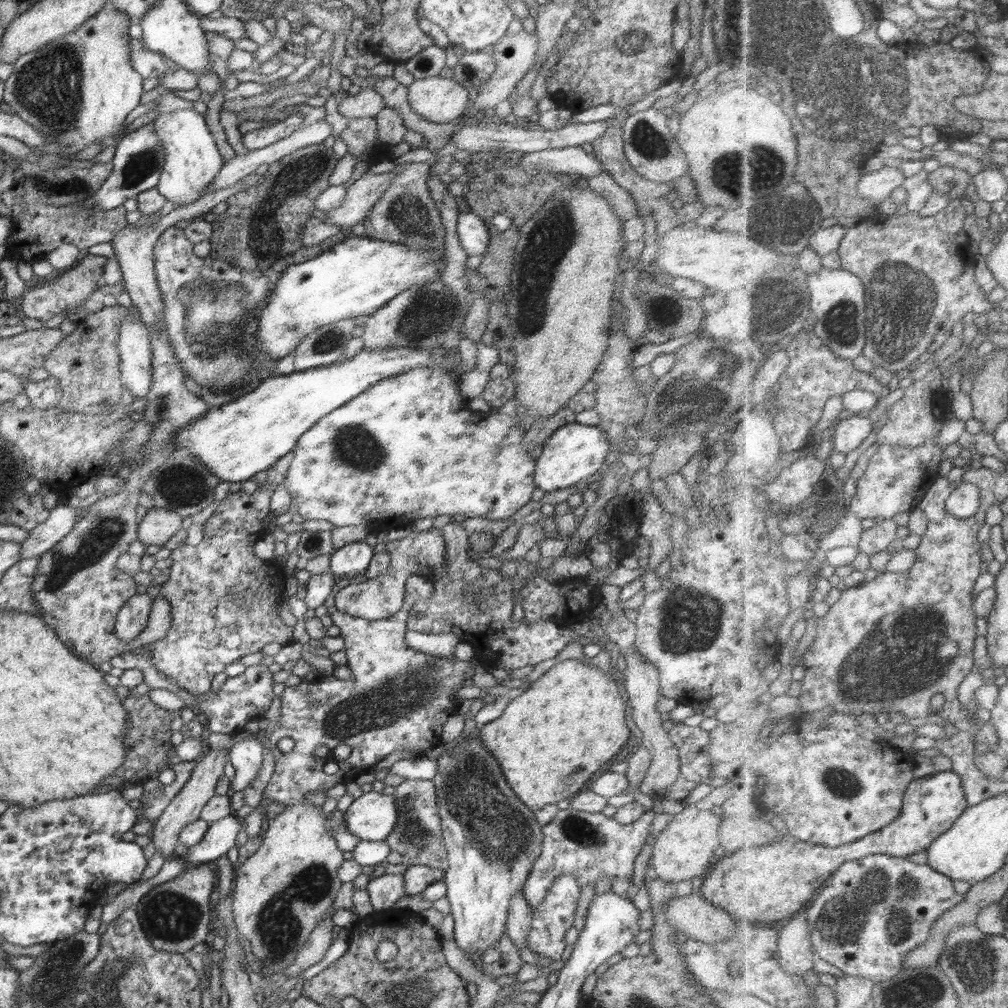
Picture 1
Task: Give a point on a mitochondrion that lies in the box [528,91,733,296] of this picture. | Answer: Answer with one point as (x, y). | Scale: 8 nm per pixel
(646, 139)

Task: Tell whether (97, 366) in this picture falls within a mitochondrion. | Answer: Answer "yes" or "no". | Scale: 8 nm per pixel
yes

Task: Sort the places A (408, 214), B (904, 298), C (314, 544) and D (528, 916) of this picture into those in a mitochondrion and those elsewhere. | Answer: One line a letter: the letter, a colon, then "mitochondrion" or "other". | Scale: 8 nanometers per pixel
A: mitochondrion
B: mitochondrion
C: mitochondrion
D: other

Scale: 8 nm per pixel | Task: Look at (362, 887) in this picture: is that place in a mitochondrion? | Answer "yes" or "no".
no

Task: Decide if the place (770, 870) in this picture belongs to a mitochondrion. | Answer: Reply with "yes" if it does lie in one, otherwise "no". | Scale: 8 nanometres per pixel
no

